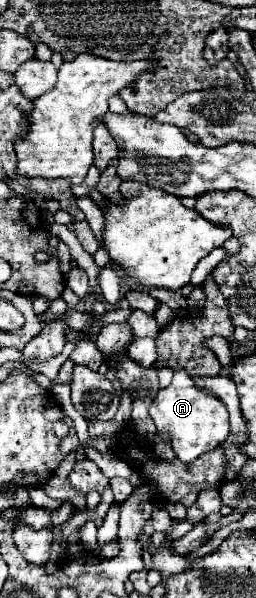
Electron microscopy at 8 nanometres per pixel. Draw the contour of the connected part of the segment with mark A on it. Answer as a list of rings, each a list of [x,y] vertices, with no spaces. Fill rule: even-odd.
[[[177,370],[173,382],[159,390],[149,414],[155,420],[161,440],[171,442],[171,448],[181,462],[193,462],[201,454],[215,450],[229,436],[229,414],[223,402],[203,390],[197,390],[187,370]]]

